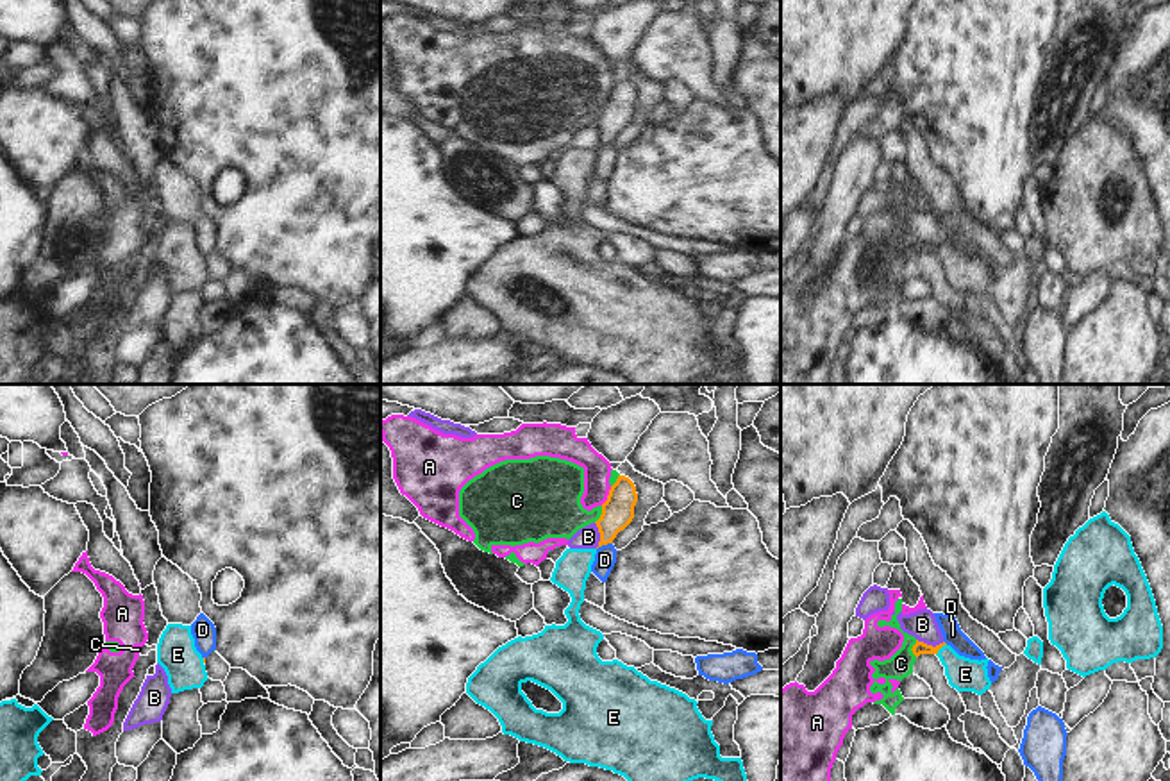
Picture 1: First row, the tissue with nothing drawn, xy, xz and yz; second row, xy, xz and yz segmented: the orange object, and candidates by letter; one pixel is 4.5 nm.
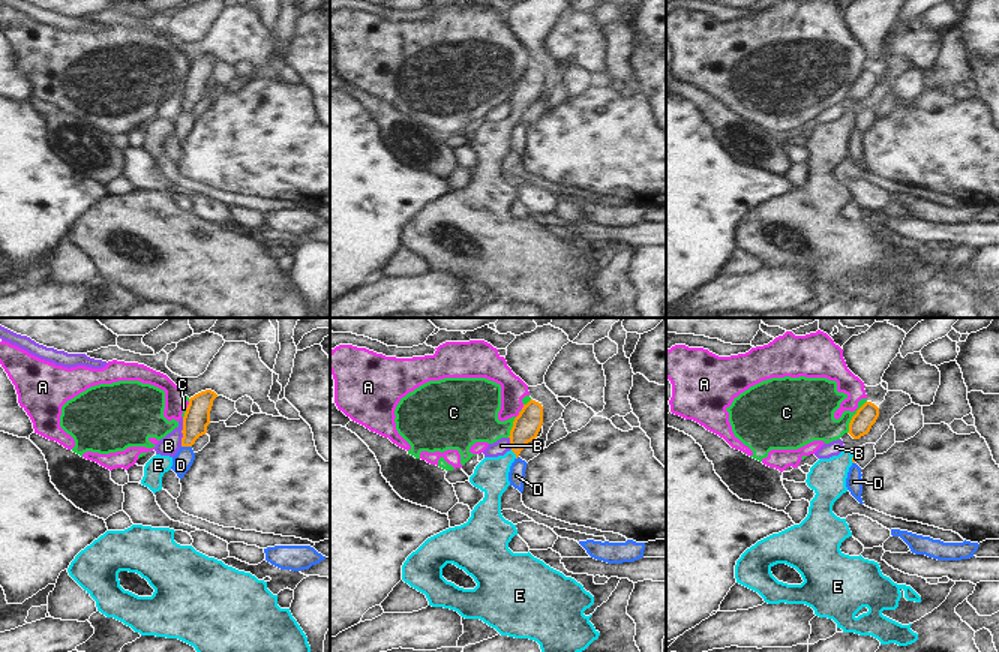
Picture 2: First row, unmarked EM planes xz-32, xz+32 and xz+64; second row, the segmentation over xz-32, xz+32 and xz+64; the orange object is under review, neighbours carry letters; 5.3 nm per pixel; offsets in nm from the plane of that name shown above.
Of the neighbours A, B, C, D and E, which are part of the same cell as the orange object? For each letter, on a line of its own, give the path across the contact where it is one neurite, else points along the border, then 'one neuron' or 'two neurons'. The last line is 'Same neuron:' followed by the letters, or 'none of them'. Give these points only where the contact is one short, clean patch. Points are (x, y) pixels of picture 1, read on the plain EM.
A: border xz (611, 86), (601, 104); two neurons
B: two neurons
C: border yz (917, 240), (911, 249), (915, 256); two neurons
D: two neurons
E: way yz (919, 247), (940, 247), (965, 274); one neuron
Same neuron: E

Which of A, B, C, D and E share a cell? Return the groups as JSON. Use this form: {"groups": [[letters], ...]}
{"groups": [["A", "C"], ["B"], ["D"], ["E"]]}

